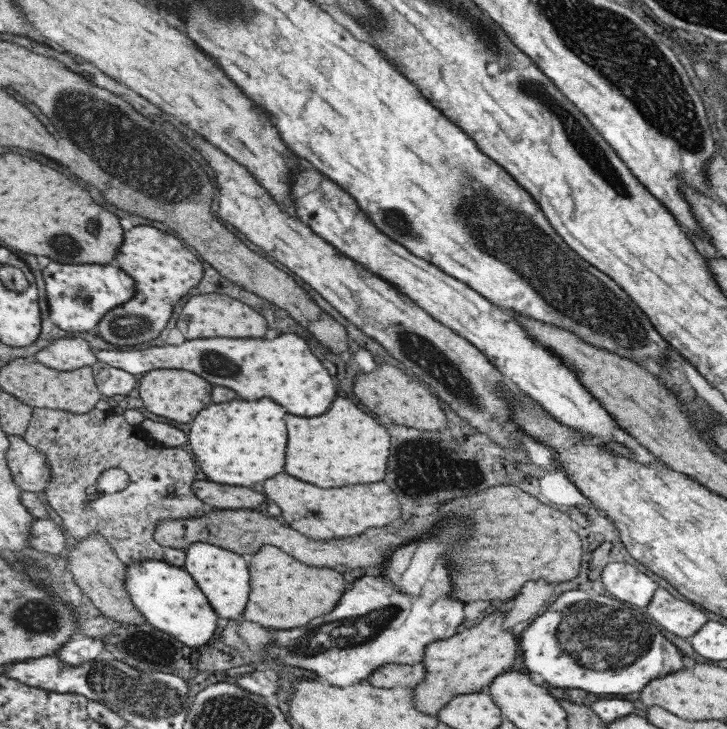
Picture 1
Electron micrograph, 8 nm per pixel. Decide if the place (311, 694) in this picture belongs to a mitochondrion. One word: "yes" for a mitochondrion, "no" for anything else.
no

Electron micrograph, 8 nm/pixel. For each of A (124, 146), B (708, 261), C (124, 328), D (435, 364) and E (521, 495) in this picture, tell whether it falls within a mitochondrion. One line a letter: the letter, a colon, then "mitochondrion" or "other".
A: mitochondrion
B: other
C: mitochondrion
D: mitochondrion
E: other

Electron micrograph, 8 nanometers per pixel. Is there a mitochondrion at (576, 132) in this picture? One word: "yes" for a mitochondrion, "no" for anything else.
yes

